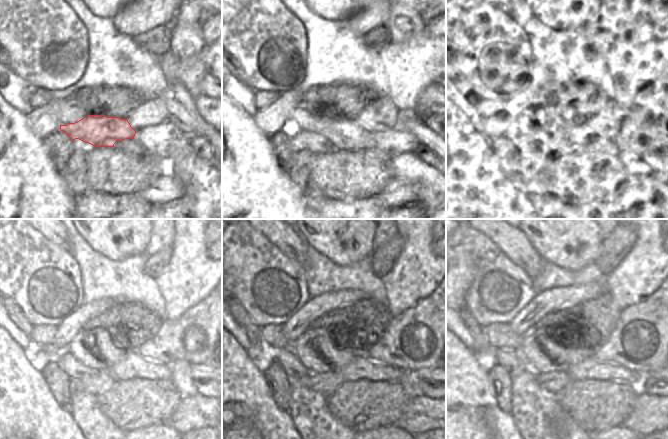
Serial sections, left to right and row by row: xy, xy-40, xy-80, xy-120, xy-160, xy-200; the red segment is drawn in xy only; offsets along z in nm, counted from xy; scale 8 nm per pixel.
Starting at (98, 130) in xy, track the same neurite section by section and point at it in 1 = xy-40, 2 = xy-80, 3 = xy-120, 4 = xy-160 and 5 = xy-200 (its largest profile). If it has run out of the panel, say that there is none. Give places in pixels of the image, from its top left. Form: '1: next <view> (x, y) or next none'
1: next xy-40 (344, 135)
2: next xy-80 (569, 140)
3: next xy-120 (133, 366)
4: next xy-160 (361, 367)
5: next xy-200 (590, 368)

